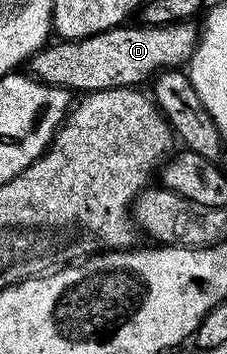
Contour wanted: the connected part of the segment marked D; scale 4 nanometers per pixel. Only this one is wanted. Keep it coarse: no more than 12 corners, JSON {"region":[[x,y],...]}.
{"region":[[193,23],[122,25],[29,61],[42,83],[88,93],[184,66]]}

